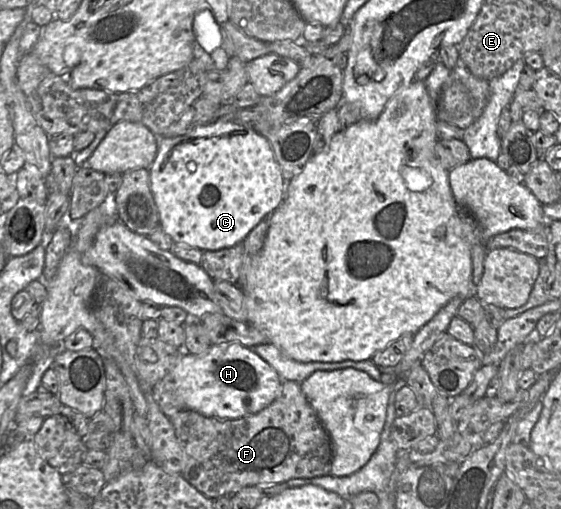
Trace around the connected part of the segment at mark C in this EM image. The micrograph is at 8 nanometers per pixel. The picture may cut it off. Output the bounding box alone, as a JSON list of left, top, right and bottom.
[149,123,285,251]

